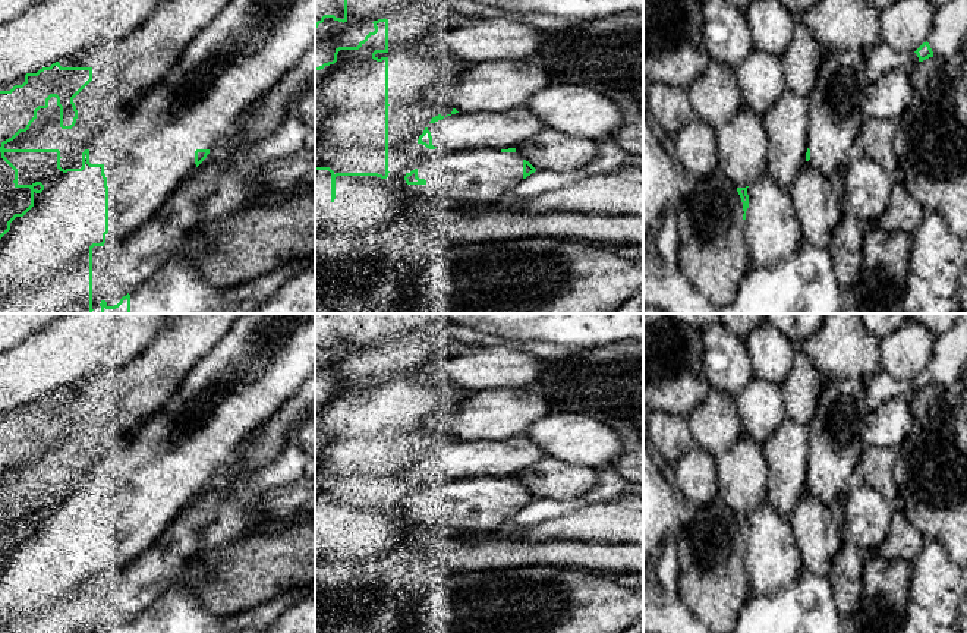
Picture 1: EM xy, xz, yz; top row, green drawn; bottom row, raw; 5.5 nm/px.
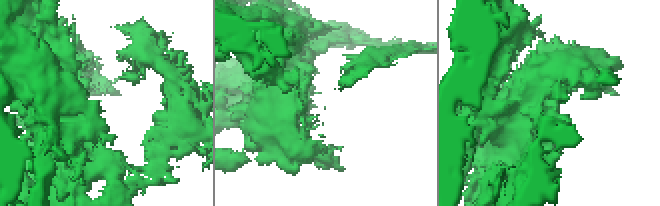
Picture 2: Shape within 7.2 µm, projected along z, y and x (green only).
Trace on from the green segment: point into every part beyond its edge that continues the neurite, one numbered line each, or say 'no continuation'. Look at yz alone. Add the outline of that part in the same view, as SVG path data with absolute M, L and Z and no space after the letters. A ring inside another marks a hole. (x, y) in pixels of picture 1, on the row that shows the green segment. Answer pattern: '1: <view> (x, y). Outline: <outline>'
no continuation

